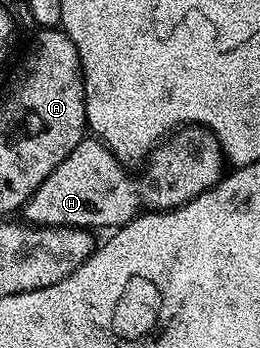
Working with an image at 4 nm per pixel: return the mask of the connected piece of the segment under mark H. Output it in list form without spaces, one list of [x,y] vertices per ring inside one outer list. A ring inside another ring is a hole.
[[[186,126],[154,148],[144,168],[145,173],[132,180],[121,161],[100,139],[83,139],[54,172],[47,174],[39,190],[31,194],[23,209],[24,219],[39,228],[116,230],[141,215],[144,208],[168,212],[199,198],[199,194],[221,183],[227,161],[214,132],[200,126]]]

